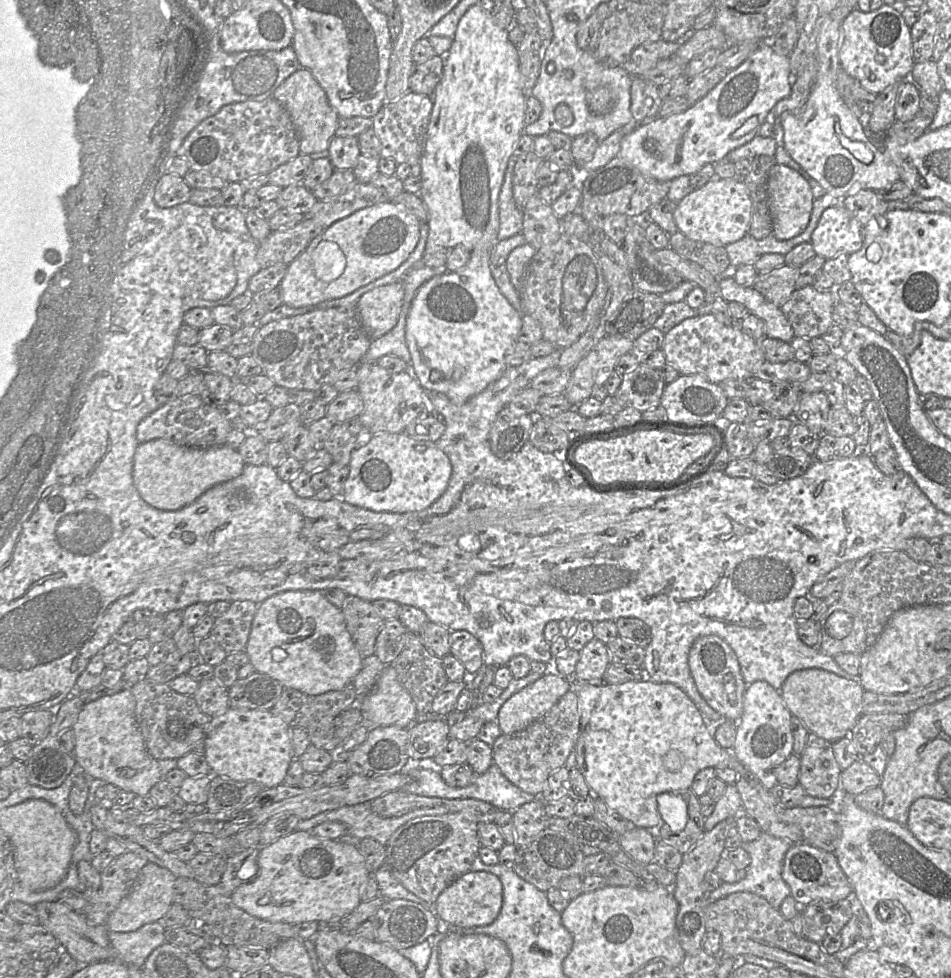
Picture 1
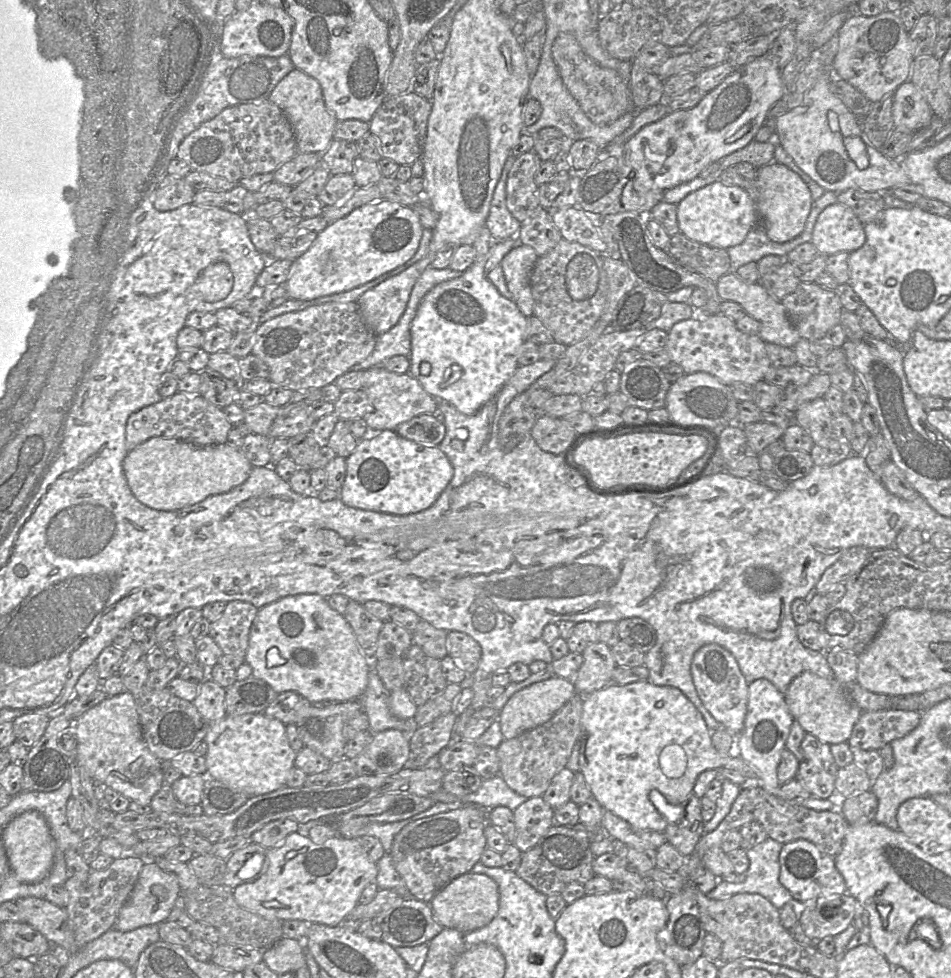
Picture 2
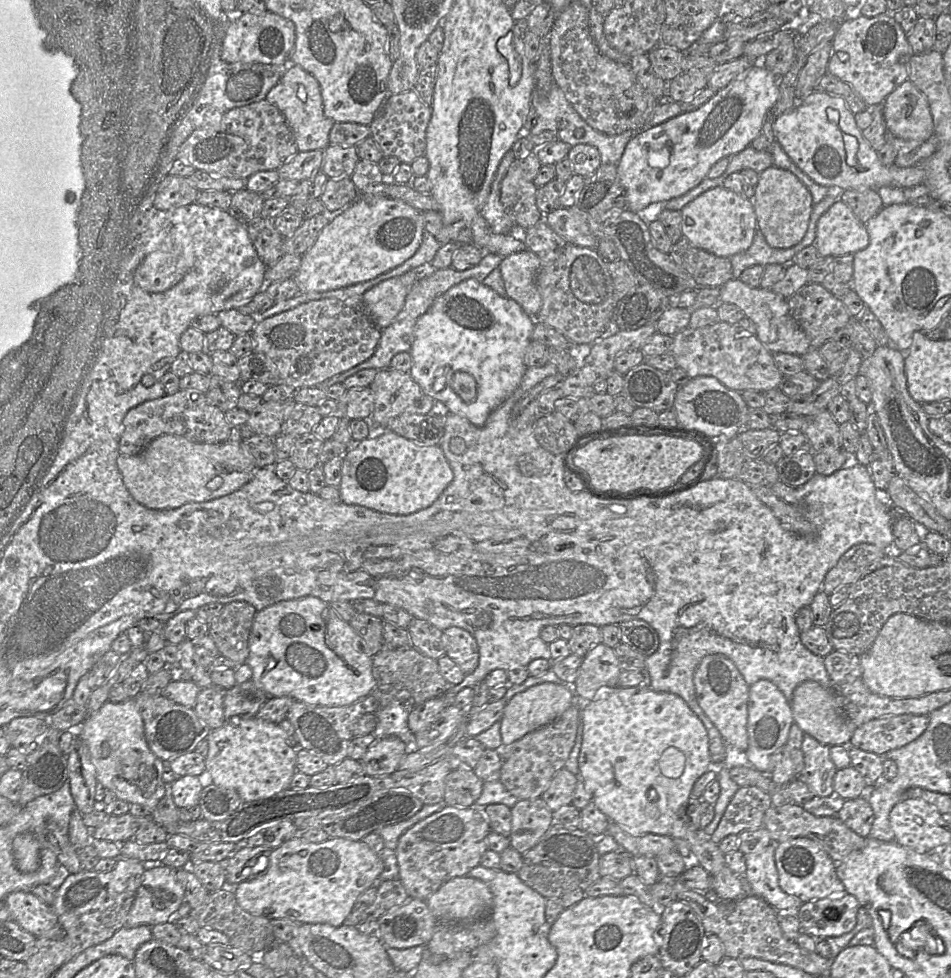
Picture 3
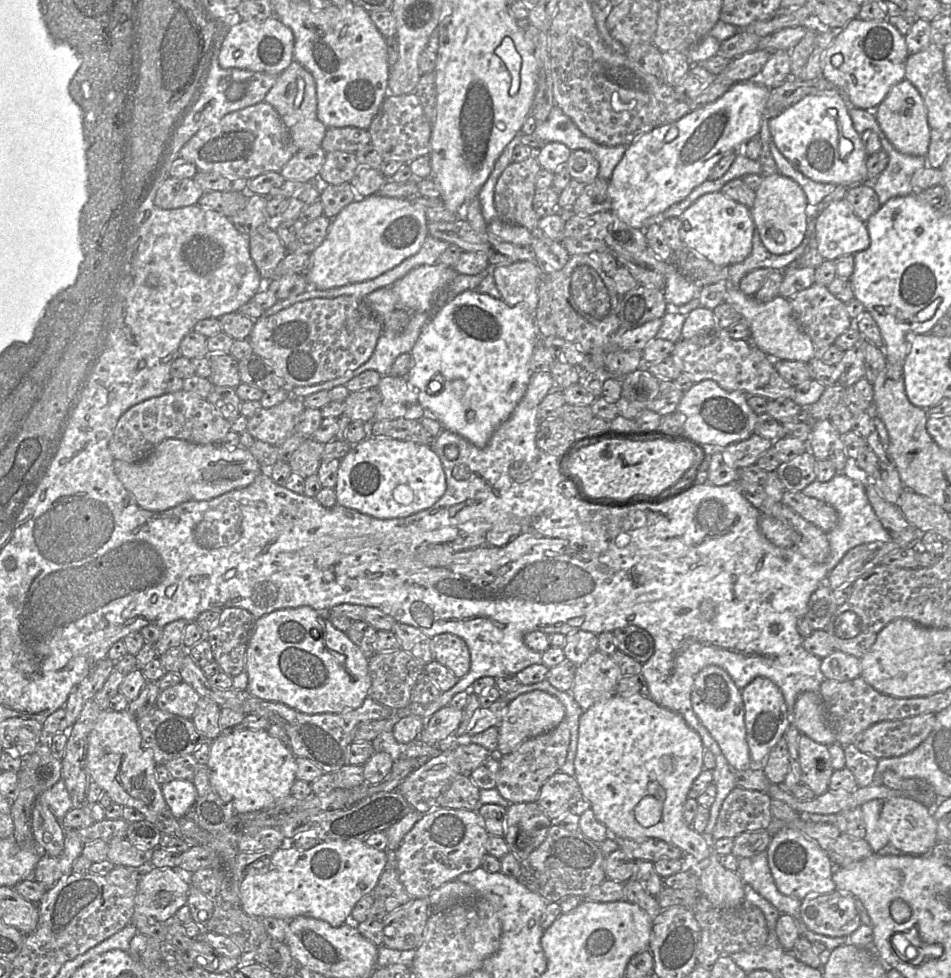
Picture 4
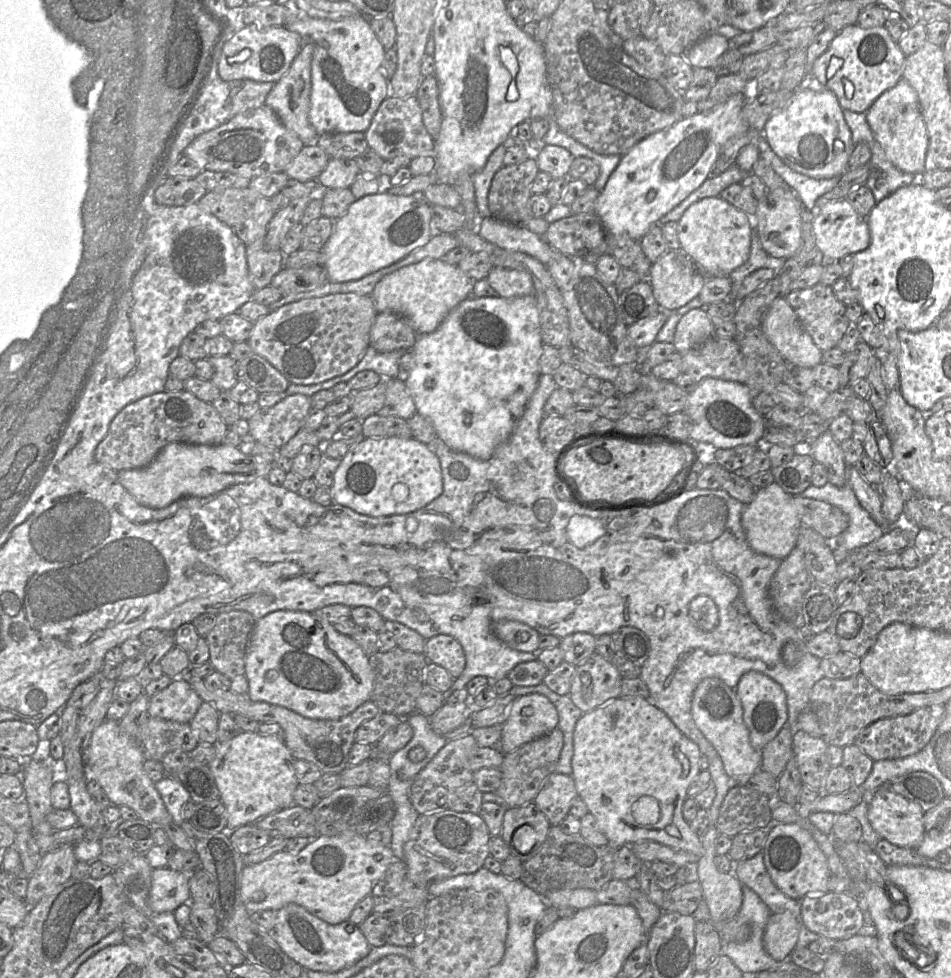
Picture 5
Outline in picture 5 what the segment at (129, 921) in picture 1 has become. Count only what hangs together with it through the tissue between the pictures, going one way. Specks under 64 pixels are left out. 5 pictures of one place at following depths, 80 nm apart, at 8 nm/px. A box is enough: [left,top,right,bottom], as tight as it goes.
[148,868,189,912]

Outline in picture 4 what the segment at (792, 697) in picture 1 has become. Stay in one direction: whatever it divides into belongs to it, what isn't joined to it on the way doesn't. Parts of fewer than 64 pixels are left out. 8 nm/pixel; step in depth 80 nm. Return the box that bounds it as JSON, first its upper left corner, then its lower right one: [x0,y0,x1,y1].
[792,692,836,746]

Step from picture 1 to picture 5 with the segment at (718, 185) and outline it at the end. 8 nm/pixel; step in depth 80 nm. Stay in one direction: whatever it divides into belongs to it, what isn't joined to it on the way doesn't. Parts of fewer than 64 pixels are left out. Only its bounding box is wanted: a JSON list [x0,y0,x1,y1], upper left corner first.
[677,196,752,277]

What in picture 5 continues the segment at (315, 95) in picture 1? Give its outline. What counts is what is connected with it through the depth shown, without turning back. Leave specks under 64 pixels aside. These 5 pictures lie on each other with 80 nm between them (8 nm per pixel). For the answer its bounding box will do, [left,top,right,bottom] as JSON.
[265,43,318,144]

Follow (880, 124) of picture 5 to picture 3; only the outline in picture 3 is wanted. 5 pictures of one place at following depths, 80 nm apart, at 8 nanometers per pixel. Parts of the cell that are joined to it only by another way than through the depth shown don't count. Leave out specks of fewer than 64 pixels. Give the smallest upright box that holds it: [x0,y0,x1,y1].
[882,79,934,141]

